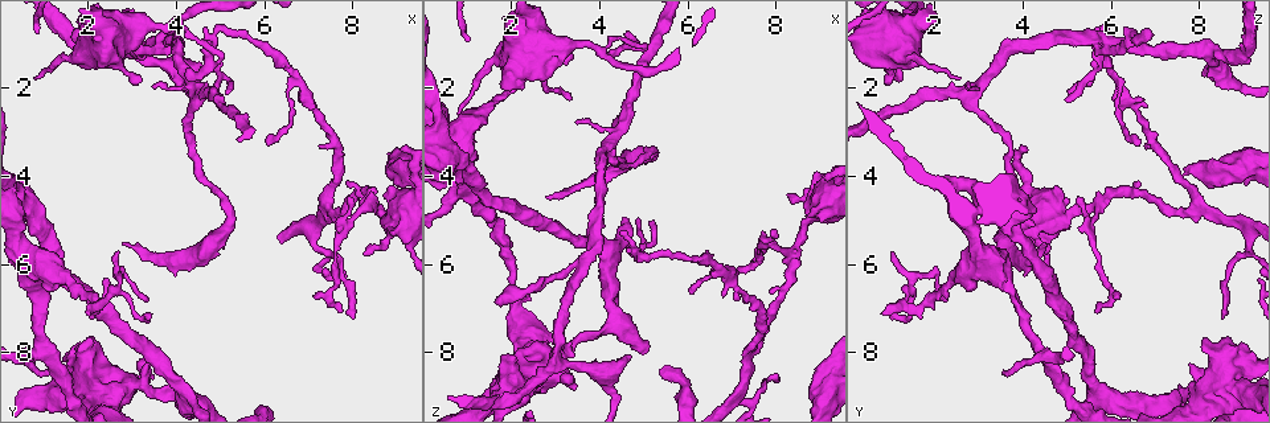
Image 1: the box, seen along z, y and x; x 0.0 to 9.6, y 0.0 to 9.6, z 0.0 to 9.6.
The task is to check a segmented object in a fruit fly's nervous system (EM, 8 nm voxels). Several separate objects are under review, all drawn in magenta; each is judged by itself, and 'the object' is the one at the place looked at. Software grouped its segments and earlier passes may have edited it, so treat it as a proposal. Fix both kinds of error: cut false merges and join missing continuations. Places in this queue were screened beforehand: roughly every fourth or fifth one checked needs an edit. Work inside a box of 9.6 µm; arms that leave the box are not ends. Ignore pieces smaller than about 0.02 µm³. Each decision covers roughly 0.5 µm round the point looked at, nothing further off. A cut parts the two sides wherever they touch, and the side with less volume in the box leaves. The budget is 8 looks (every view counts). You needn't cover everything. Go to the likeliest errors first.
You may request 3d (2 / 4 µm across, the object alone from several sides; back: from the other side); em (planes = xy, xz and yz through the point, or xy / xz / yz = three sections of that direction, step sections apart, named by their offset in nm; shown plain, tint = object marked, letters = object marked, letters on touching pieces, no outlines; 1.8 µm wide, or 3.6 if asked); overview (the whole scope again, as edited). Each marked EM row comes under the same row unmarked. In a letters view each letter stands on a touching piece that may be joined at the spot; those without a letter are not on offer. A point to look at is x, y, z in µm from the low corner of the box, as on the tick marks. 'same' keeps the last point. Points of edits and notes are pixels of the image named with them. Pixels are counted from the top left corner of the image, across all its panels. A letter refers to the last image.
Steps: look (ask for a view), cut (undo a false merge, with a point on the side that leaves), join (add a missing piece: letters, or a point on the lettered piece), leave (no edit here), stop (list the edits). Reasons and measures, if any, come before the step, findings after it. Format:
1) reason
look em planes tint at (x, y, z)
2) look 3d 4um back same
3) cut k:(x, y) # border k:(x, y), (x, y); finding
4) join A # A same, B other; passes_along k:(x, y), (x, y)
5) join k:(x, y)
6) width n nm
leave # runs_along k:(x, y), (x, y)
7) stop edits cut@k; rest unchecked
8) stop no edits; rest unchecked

sudden change in width
look em planes letters at (8.35, 4.60, 5.70)

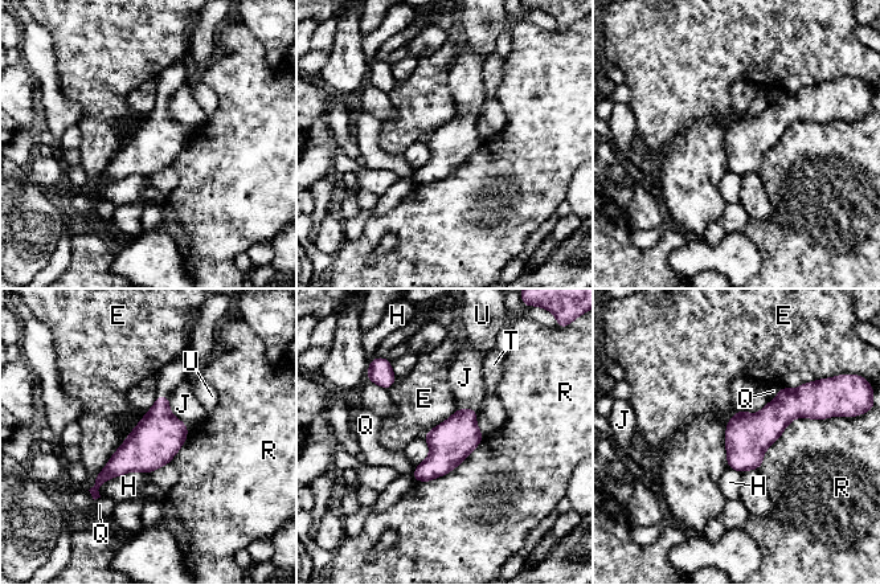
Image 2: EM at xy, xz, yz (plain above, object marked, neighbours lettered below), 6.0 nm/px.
leave # E other, H other, J other, Q other, R other, T other, U other; border 2:(737, 412), (727, 424), (727, 466); all the same neuron

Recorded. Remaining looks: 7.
thin end
look em yz step 16 letters at (4.20, 1.75, 1.15)

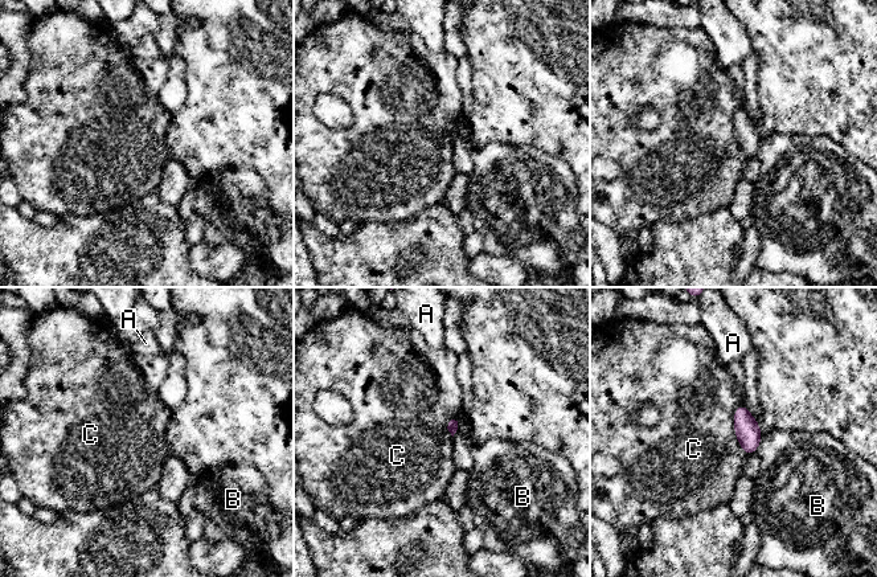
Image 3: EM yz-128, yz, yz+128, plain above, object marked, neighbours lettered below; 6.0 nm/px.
another direction
look em xz step 8 letters same

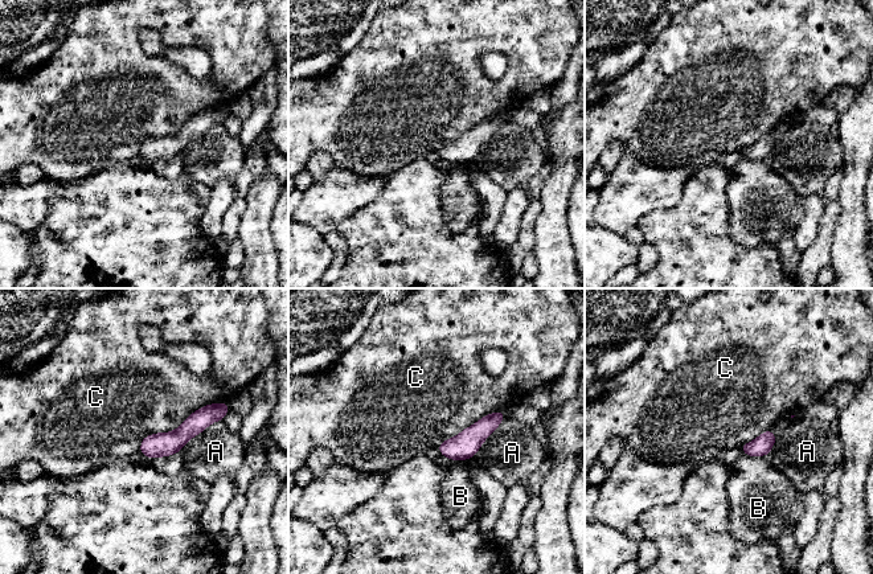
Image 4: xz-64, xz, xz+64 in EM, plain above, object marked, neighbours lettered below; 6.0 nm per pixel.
width 100 nm
leave # A other, B other, C other; border 4:(225, 401), (138, 450); no lettered piece goes on from it

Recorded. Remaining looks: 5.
look 3d 4um at (2.10, 8.40, 8.75)

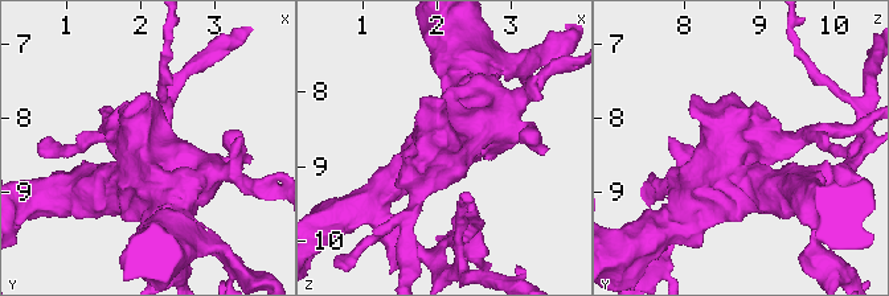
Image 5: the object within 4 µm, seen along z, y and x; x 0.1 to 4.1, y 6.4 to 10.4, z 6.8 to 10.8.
now the EM
look em 3.6um planes tint at (2.10, 8.40, 8.80)

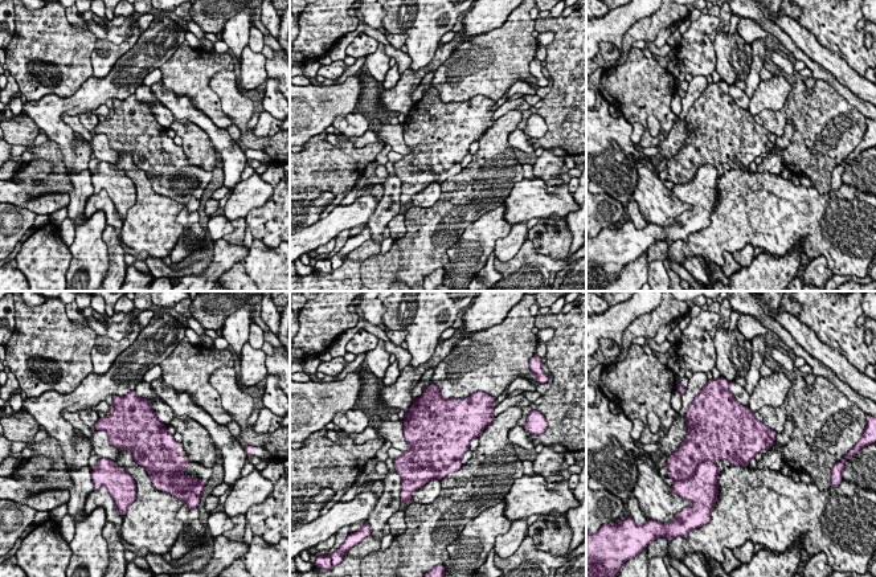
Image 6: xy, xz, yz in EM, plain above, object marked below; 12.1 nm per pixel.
see the neighbours
look em 3.6um planes letters same

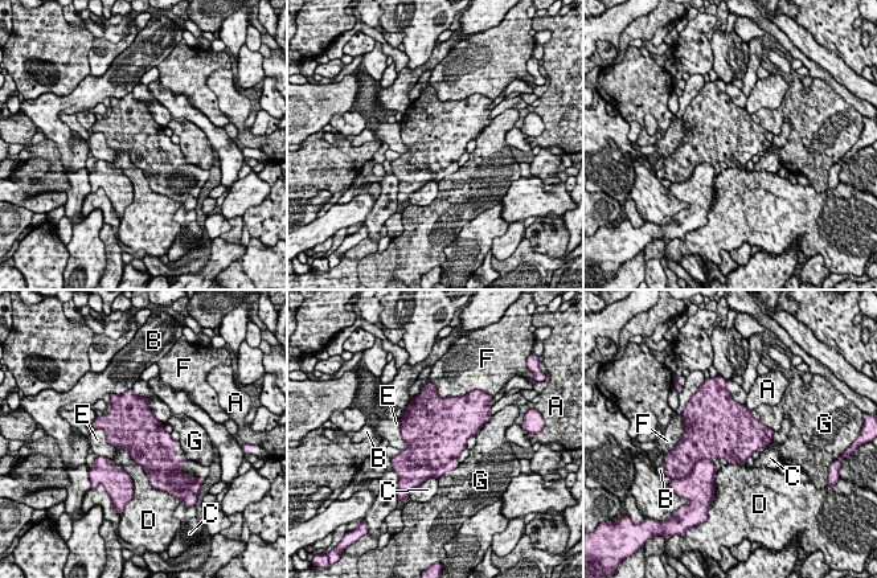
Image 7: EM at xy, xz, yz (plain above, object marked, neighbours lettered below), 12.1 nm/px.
cut 7:(703, 439) # A other, B other, C other, D other, E other, F other, G other; border 7:(710, 459), (700, 459), (695, 464); two neurons meet here

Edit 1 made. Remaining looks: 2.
branch stops here
look em 3.6um yz step 16 tint at (2.75, 5.55, 4.45)

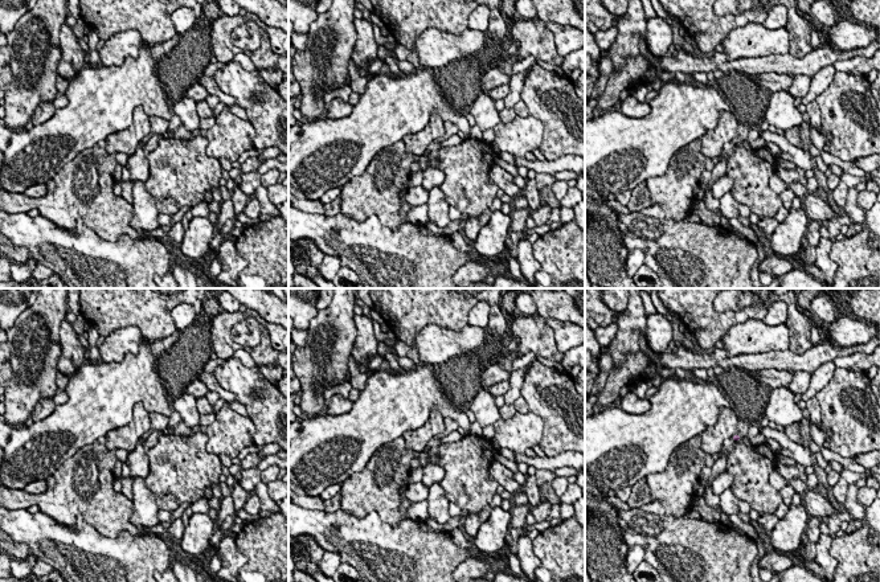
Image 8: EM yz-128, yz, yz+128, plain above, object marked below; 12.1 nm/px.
look em 3.6um planes letters same

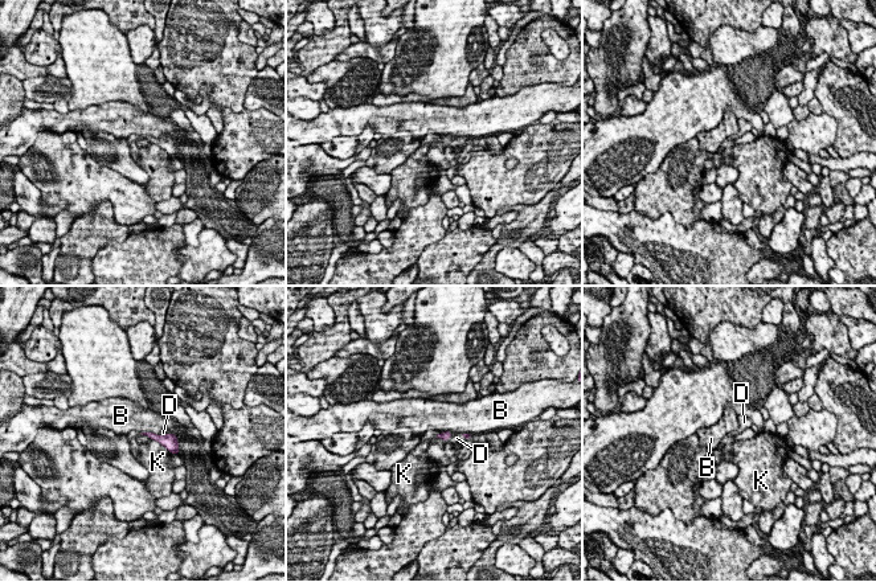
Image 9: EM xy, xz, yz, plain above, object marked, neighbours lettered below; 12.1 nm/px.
join D # B other, D same, K other; passes_along 9:(447, 434), (449, 437), (457, 438); it goes on there

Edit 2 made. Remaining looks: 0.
stop edits cut@7, join@9; rest unchecked

